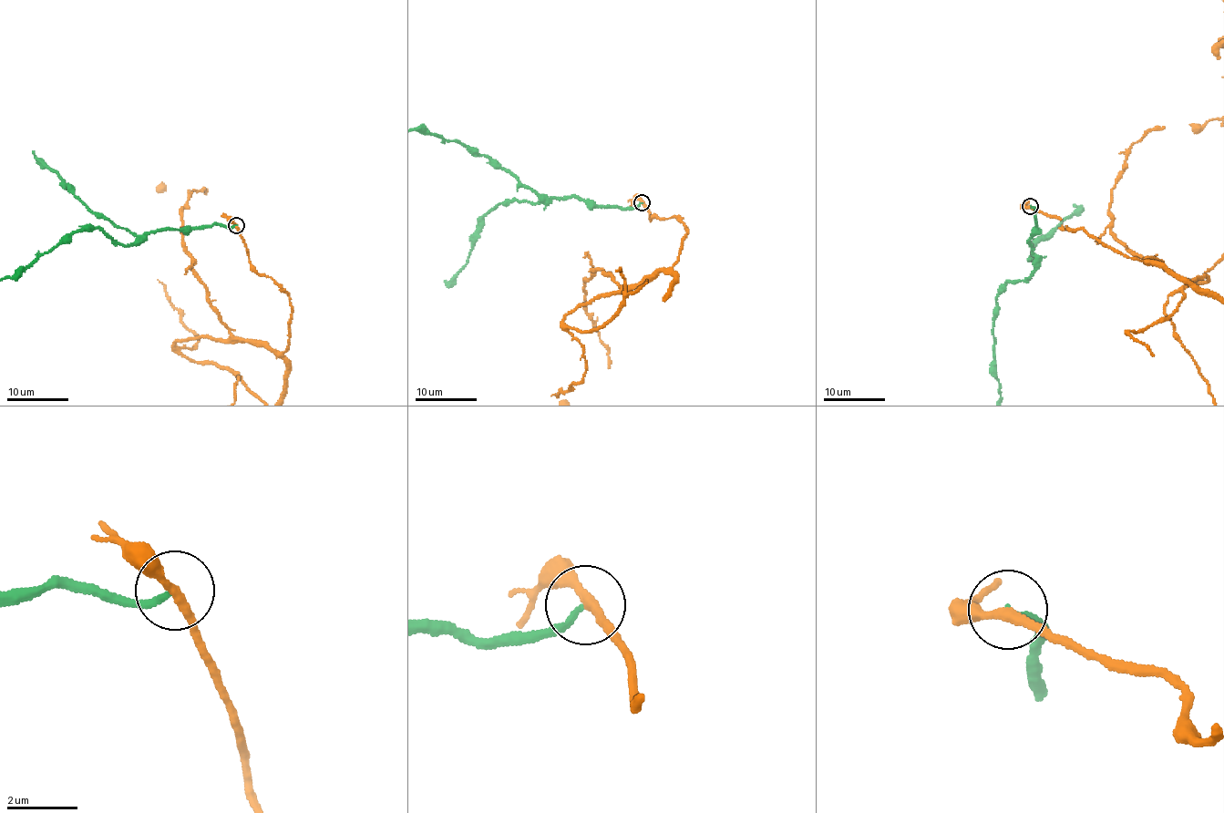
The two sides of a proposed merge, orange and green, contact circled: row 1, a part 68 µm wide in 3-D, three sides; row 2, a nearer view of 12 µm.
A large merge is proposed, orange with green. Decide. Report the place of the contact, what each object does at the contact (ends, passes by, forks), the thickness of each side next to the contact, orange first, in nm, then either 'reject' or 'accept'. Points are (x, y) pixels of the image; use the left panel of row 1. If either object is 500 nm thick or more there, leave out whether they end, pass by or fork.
at (236, 225); orange passes by; green ends there; 260 nm thick on the orange side, 160 nm on the other; reject

